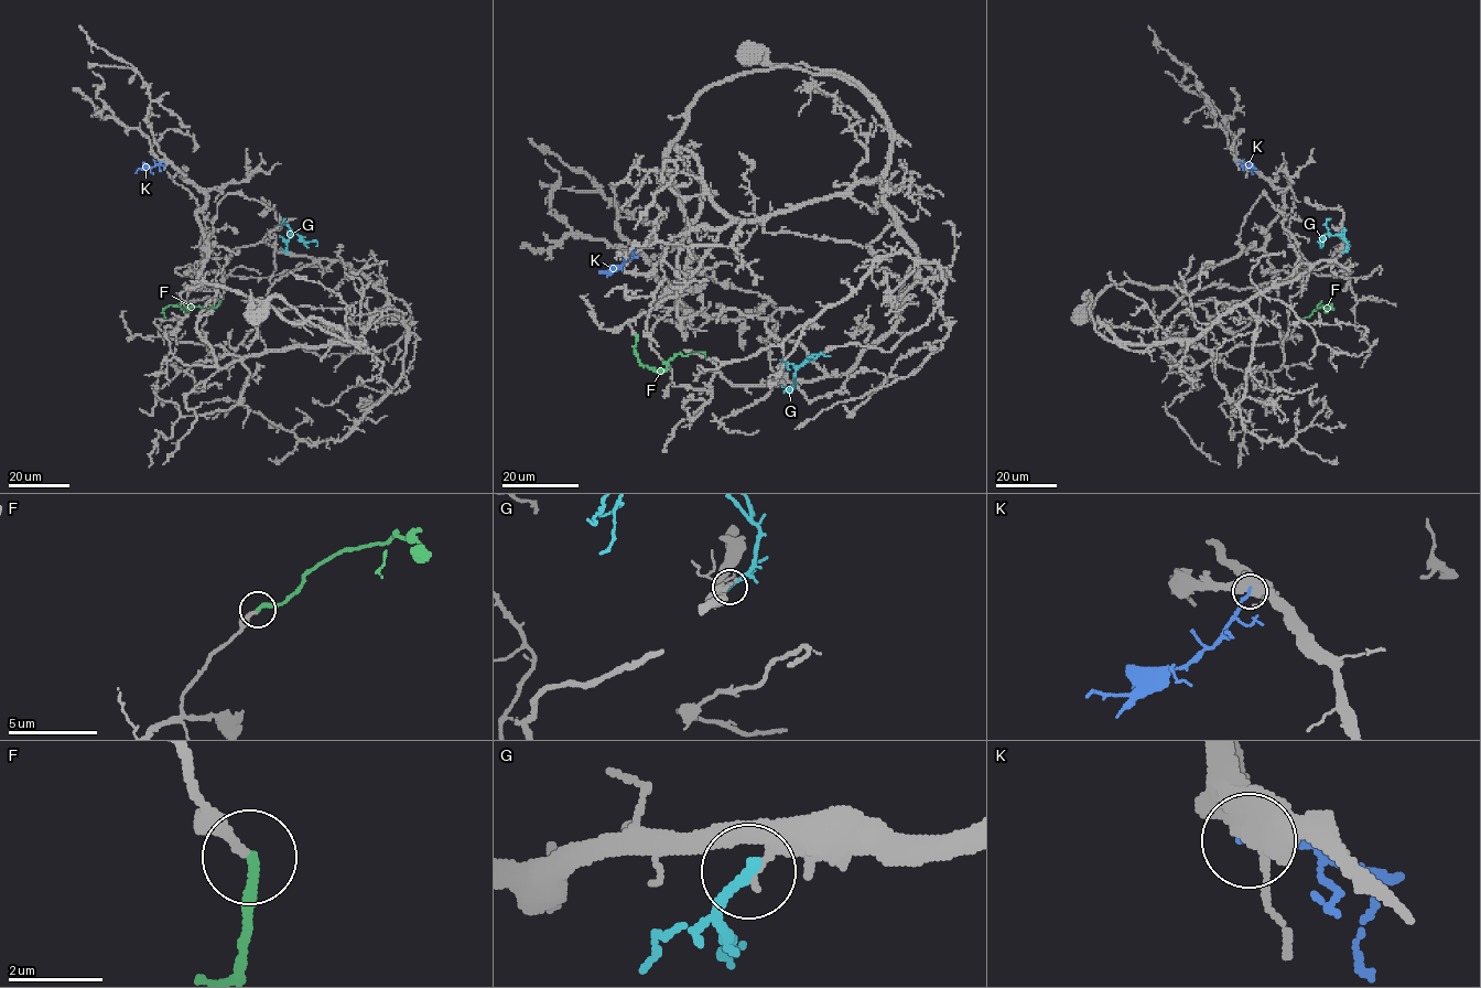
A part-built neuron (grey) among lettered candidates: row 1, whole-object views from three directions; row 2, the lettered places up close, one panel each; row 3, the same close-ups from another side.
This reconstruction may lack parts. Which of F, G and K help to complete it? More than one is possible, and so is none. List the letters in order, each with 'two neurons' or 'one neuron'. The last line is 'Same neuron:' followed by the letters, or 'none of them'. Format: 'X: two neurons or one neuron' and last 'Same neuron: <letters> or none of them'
F: one neuron
G: two neurons
K: two neurons
Same neuron: F

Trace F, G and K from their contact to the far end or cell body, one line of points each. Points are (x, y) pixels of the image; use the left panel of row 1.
F: (164, 318), (163, 309), (170, 305), (214, 308), (219, 301)
G: (288, 253), (287, 243), (293, 233), (302, 240), (315, 240), (315, 246)
K: (163, 162), (136, 172)

